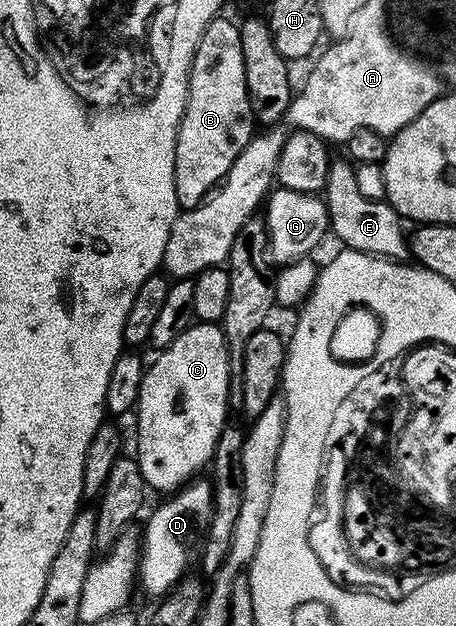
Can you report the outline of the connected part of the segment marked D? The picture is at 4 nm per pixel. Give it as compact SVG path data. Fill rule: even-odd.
M197 478L184 490L170 495L153 513L145 524L145 540L143 536L143 551L139 556L139 572L145 576L145 588L156 598L164 597L181 580L182 576L190 571L189 563L194 563L199 549L205 538L205 531L209 528L211 514L213 513L213 485L208 479Z

